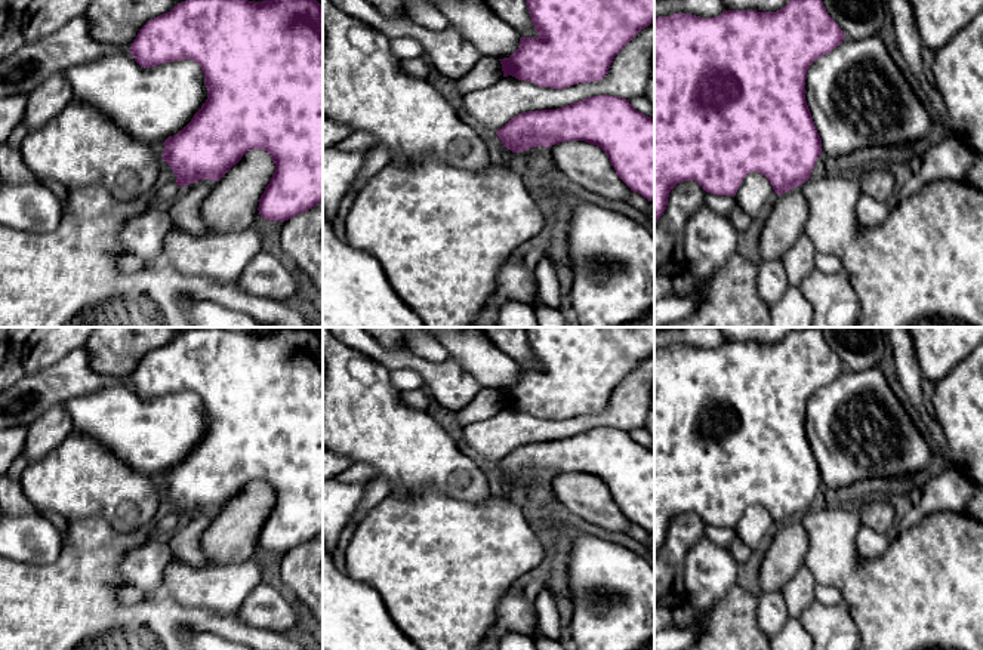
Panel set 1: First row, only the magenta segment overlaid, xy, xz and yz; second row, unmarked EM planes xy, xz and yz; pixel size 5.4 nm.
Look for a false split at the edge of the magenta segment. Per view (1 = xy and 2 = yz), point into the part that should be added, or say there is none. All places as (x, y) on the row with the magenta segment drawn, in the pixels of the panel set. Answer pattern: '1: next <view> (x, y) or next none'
1: next none
2: next none

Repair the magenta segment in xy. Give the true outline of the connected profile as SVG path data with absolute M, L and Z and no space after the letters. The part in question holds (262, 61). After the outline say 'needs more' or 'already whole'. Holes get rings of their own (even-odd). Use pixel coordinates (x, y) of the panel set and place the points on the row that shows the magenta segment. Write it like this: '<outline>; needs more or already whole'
M185 0L178 3L170 12L148 21L139 30L129 52L144 68L151 68L173 61L191 59L203 70L204 83L207 87L206 102L182 130L173 136L169 136L163 142L164 151L161 153L161 157L163 161L172 167L176 176L176 187L187 187L203 179L219 181L241 160L244 154L252 150L264 150L272 157L275 172L259 198L258 210L262 218L284 222L299 213L308 212L323 201L323 6L317 0Z; already whole

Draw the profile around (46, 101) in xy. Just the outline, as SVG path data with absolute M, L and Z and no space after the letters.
M62 71L49 77L27 95L22 123L30 132L55 118L73 101L73 89Z

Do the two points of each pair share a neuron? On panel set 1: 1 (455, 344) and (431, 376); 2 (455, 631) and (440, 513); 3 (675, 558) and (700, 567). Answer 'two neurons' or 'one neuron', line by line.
1: two neurons
2: one neuron
3: two neurons

